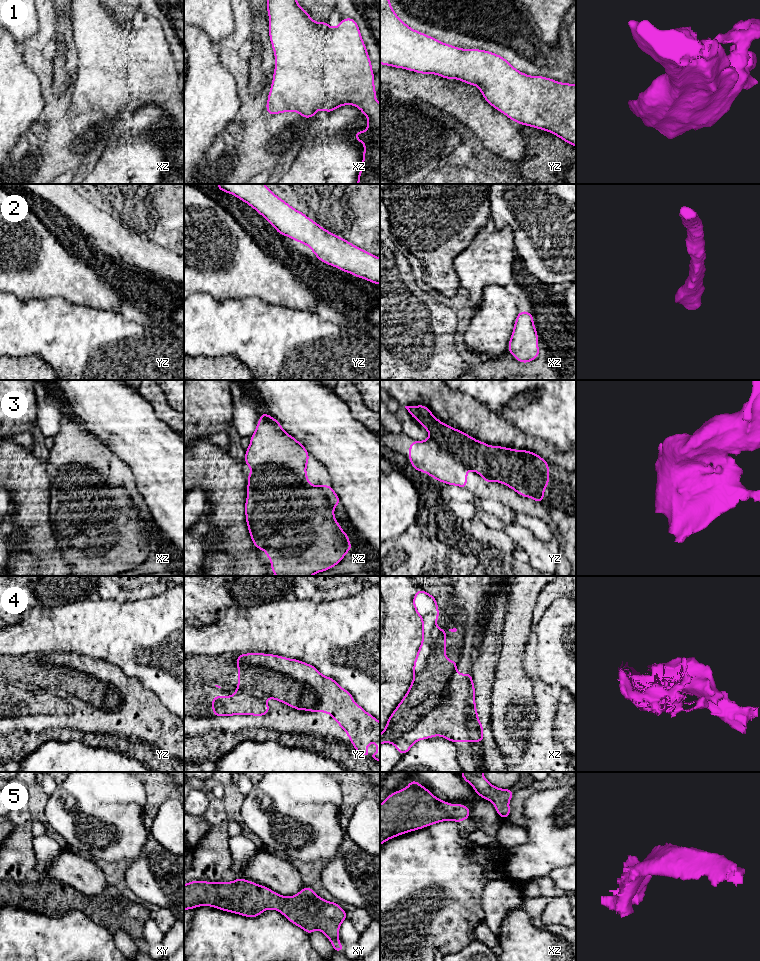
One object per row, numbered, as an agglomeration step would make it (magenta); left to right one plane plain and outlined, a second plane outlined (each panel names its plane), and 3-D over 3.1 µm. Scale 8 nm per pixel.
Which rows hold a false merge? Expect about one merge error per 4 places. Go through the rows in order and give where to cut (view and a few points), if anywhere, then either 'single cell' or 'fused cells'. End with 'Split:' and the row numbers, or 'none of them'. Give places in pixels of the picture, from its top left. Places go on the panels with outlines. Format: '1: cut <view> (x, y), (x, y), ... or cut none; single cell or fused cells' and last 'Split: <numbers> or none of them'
1: cut none; single cell
2: cut none; single cell
3: cut none; single cell
4: cut xz (444, 629), (434, 640), (440, 649), (414, 676); fused cells
5: cut none; single cell
Split: 4

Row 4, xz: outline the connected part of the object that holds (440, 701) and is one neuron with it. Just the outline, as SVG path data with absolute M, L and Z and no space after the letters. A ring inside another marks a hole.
M442 630L434 642L441 650L433 653L425 668L414 676L408 692L390 715L385 730L380 734L380 744L394 744L402 756L418 740L438 735L453 743L485 741L483 725L476 711L472 673L458 673L457 661L446 659L446 630Z

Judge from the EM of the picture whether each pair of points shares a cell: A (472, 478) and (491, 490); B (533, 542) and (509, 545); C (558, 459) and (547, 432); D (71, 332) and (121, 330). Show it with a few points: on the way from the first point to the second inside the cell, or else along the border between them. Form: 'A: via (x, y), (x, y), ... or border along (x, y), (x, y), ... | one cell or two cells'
A: via (477, 483), (486, 490) | one cell
B: border along (503, 531), (519, 547) | two cells
C: border along (530, 436), (541, 438), (557, 450), (565, 452) | two cells
D: via (83, 332), (109, 332) | one cell

